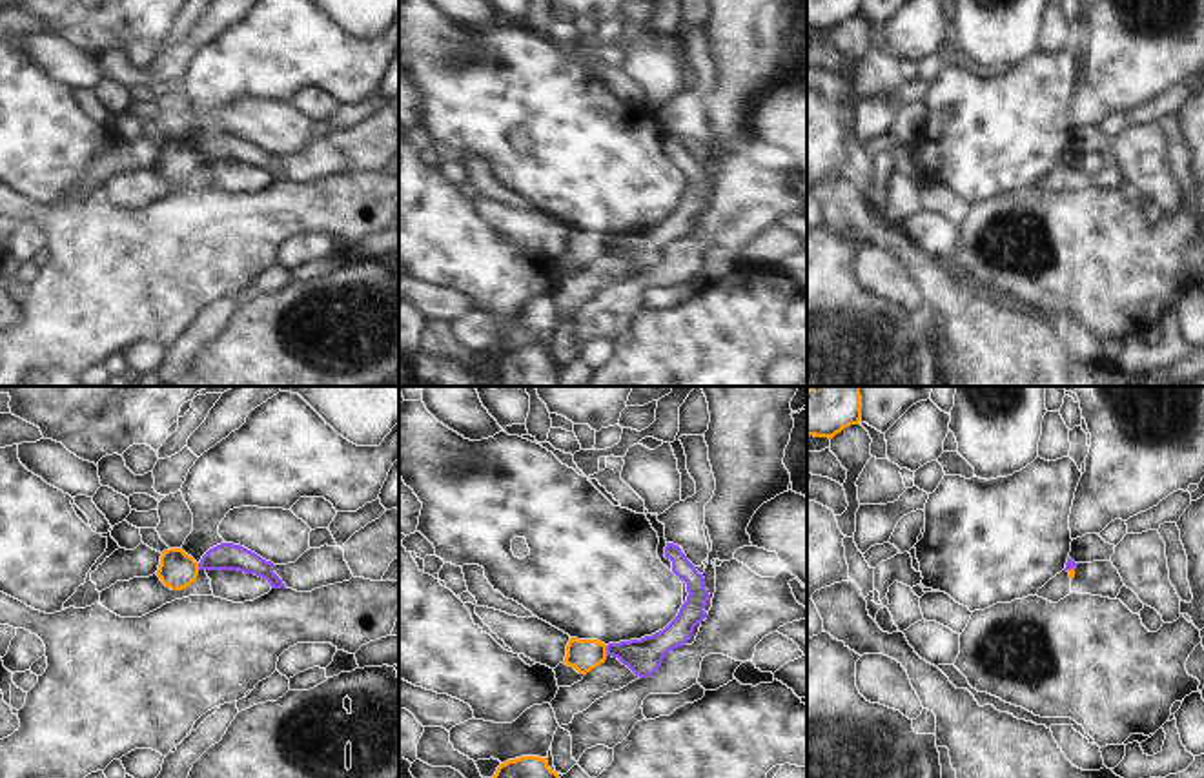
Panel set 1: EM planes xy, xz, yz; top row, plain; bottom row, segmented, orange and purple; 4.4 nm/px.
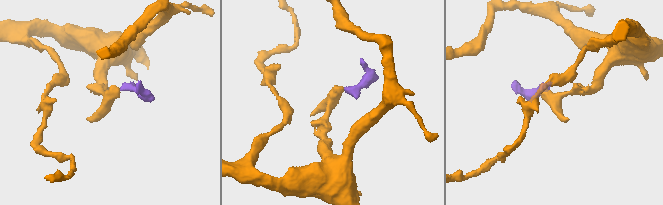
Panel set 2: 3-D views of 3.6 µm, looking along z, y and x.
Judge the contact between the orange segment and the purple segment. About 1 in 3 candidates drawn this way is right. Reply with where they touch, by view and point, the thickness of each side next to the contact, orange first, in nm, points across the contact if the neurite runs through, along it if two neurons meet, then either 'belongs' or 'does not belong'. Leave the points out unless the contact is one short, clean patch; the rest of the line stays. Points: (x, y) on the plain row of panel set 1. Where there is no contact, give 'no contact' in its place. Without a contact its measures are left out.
xz (605, 243) | 140/160 nm | along xz (605, 237), (607, 246) | does not belong

